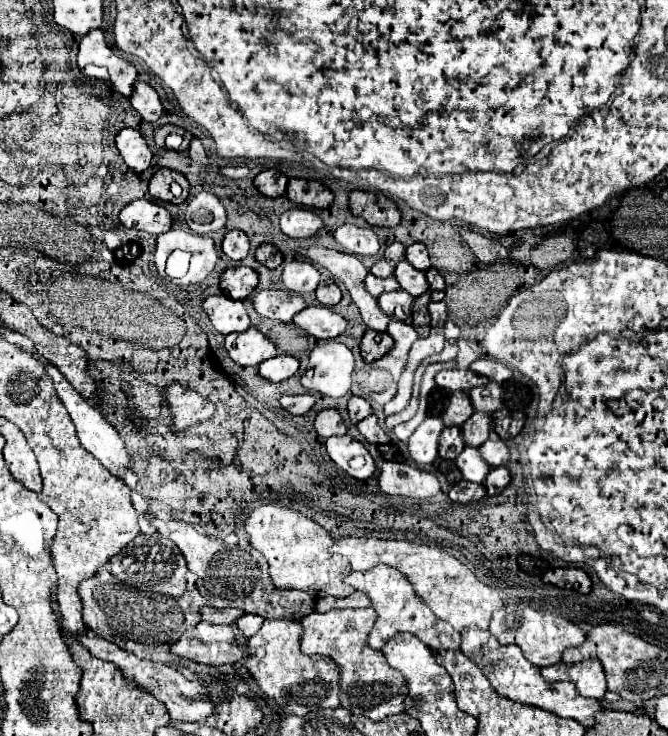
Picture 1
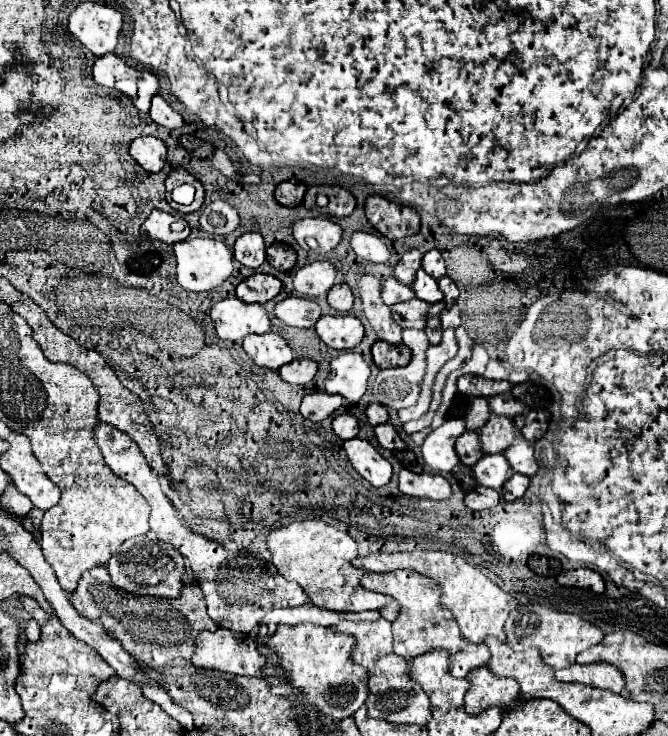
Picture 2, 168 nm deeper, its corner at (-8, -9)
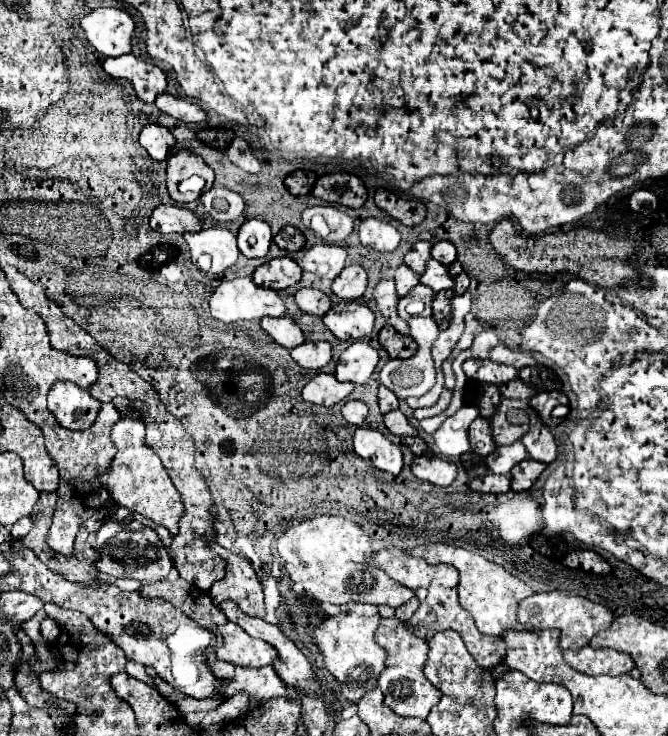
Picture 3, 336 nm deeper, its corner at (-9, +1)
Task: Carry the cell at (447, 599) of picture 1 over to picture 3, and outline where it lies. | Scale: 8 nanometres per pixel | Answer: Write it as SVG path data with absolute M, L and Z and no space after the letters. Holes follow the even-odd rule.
M447 544L445 562L453 564L459 570L459 574L461 574L459 602L465 610L469 610L473 614L475 624L483 634L501 636L501 632L505 632L505 630L523 628L517 622L517 610L519 610L519 602L533 594L531 586L527 586L523 580L513 576L501 564L487 560L483 554L479 554L479 550L469 550L469 548L459 548L459 546Z

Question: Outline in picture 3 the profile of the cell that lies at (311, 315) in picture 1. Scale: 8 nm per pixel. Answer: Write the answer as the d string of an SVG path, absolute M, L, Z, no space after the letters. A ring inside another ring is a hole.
M339 302L323 316L323 322L339 340L361 340L371 334L375 314L365 304Z

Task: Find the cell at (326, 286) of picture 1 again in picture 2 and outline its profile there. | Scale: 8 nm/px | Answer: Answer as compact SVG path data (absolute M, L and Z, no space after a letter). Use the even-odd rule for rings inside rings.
M336 284L334 288L330 288L330 292L328 292L328 304L334 310L348 312L352 308L352 302L354 302L354 296L352 296L352 290L348 288L348 284Z

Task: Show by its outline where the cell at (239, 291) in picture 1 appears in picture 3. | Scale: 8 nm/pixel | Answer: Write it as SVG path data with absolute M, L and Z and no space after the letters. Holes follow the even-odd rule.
M281 256L281 258L273 258L271 262L259 266L253 274L253 280L259 286L283 290L283 288L295 286L301 280L301 274L303 274L303 270L293 258Z

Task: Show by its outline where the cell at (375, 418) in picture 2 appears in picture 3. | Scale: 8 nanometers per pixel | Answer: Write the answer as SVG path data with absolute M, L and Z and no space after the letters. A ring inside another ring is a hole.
M379 386L379 406L381 406L381 412L387 414L387 412L399 408L399 400L391 390L387 390L385 386Z

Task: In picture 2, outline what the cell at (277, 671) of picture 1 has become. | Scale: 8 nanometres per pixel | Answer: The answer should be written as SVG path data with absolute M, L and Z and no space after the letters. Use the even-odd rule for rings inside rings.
M280 624L276 626L274 634L270 634L266 646L276 654L278 666L284 670L286 680L300 690L300 694L316 708L318 714L344 720L354 716L354 712L364 704L368 696L368 678L366 668L348 658L354 646L352 636L338 634L332 628L316 624Z

